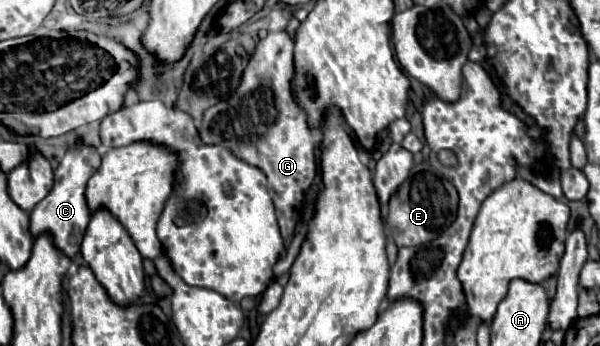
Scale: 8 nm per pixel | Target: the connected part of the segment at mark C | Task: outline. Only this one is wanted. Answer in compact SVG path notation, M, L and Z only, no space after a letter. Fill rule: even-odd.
M78 141L60 159L52 191L30 213L30 231L32 231L32 235L38 237L38 235L42 235L46 231L52 233L54 245L58 249L62 249L70 259L74 259L78 255L80 243L84 239L84 233L86 233L86 227L88 227L88 221L90 221L90 209L86 205L84 193L86 193L88 179L94 175L98 165L100 165L100 155L96 153L96 147L84 145L82 141Z

